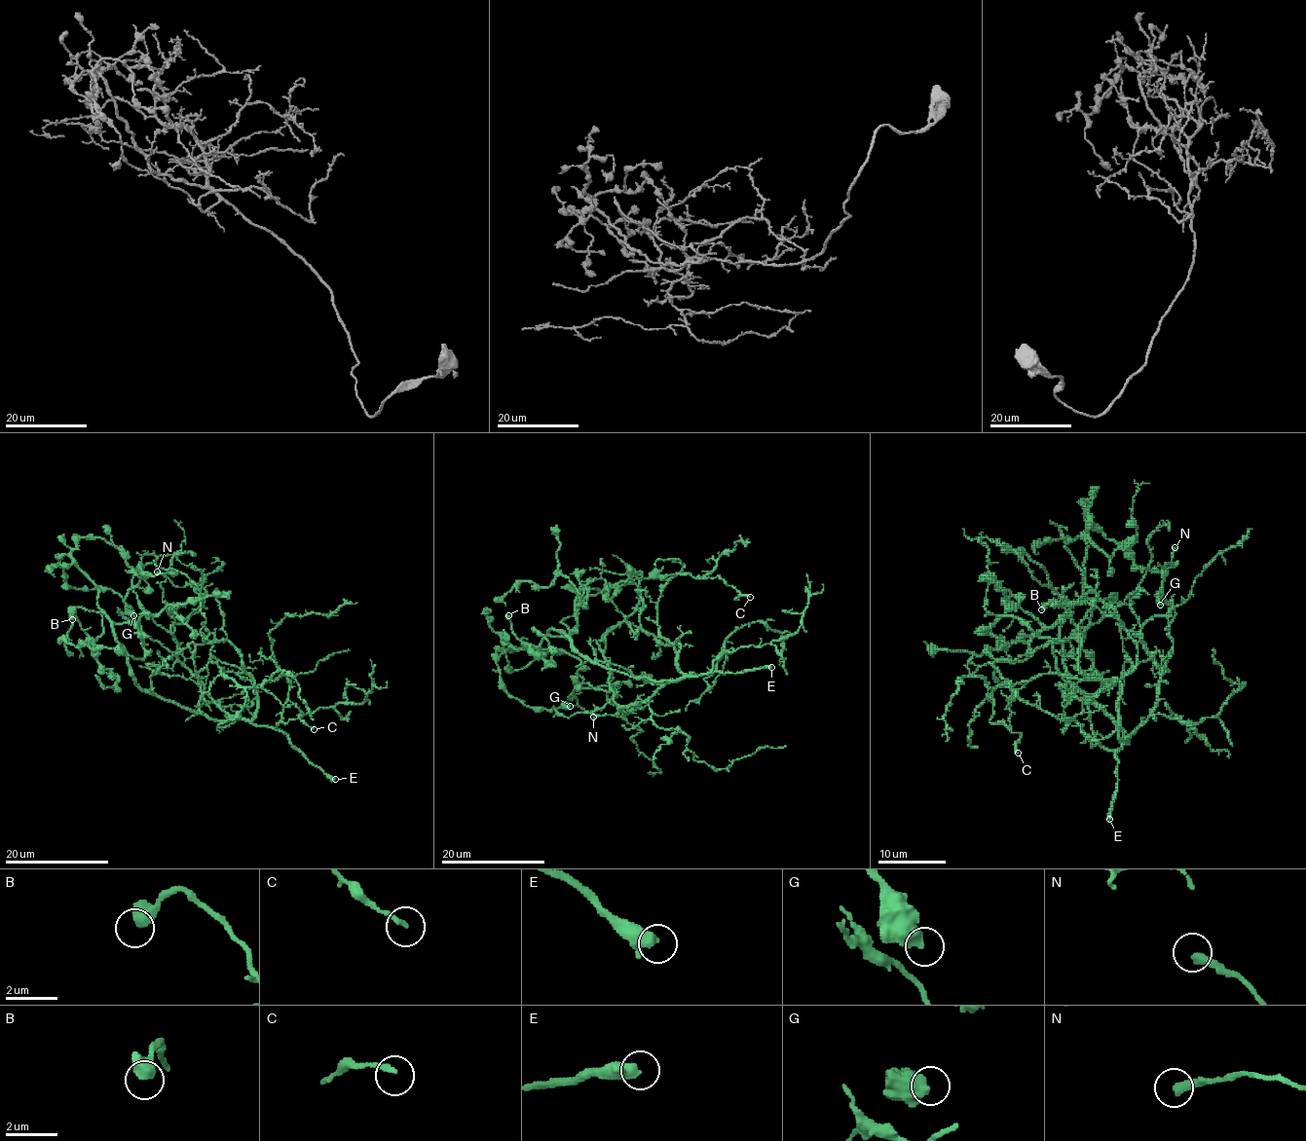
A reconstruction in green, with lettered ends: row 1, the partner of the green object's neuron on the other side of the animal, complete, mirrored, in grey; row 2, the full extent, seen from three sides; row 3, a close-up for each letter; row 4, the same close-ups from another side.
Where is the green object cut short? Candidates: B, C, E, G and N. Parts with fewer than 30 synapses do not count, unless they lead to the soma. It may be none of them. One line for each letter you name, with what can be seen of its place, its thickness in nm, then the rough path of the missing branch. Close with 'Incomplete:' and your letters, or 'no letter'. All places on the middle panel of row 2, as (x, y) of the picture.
E: (771, 667) | 550 nm
Incomplete: E

